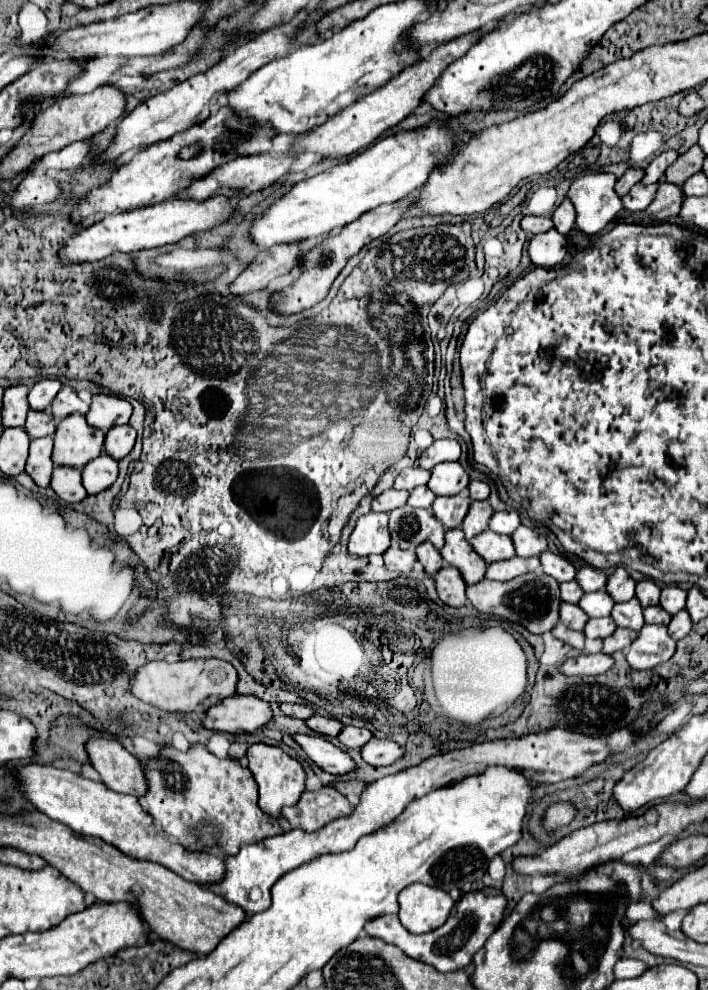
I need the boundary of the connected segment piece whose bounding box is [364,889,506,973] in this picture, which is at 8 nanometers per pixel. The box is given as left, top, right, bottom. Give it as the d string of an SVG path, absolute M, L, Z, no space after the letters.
M498 889L470 891L470 893L464 893L460 897L460 901L454 905L448 921L440 929L434 929L426 935L414 935L414 933L406 931L402 927L398 915L376 917L376 919L368 921L368 927L364 927L364 931L370 937L380 937L386 943L400 947L408 957L412 957L416 961L424 961L424 963L436 967L438 971L446 973L446 971L464 969L466 965L472 963L474 953L478 949L482 949L486 939L498 929L498 925L504 917L504 909L506 909L506 897L502 895L502 891L498 891Z

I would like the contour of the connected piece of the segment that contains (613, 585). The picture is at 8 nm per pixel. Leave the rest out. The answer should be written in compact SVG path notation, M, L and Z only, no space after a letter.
M616 567L616 571L608 577L606 591L616 603L624 603L634 597L634 579L628 575L624 567Z

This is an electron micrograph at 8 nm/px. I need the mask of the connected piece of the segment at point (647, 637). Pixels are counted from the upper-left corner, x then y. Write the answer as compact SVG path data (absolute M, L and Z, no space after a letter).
M644 625L628 647L626 661L632 669L644 671L666 663L674 655L674 651L676 641L668 635L664 625Z

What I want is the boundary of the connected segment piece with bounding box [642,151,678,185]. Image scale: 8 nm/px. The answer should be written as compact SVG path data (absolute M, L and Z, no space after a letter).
M662 151L660 155L656 155L652 159L652 163L644 169L644 179L642 183L644 185L652 185L652 183L658 183L666 171L668 165L672 165L672 161L676 161L678 153L676 151Z

